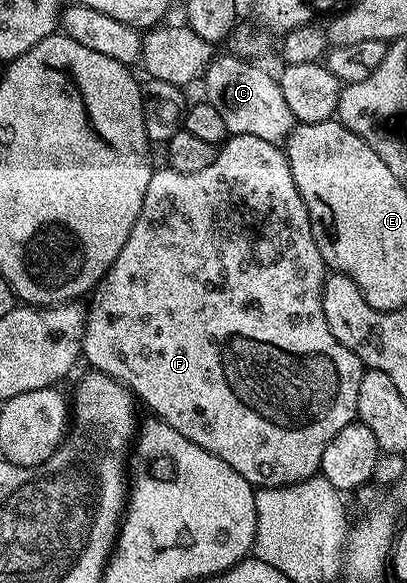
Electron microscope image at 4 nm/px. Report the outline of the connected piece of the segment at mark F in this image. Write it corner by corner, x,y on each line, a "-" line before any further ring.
232,134
226,142
218,147
213,164
209,164
209,168
203,169
202,172
189,172
186,174
185,172
173,172
166,169
152,173
149,188
145,188
145,200
141,204
141,212
129,232
129,240
125,240
117,260
113,260
113,264
107,270
107,275
103,277
103,281
95,287
90,295
91,306
89,305
86,309
87,324
83,329
82,357
85,362
87,358
88,364
91,365
88,367
91,367
94,371
108,374
111,378
116,378
118,382
122,382
128,390
138,396
142,405
144,402
155,413
153,415
158,421
169,424
177,432
181,432
181,436
185,436
189,440
193,440
193,444
205,448
205,452
225,460
225,464
229,464
229,468
241,472
241,476
245,476
245,480
249,480
252,486
266,488
268,486
291,486
294,482
304,482
306,478
316,477
320,473
319,465
321,464
321,458
325,456
325,448
329,444
329,440
333,440
333,436
337,436
337,432
341,432
341,428
345,428
350,422
356,421
357,392
361,392
361,380
365,369
363,361
353,352
349,352
349,348
345,348
345,344
341,344
337,340
337,336
333,336
333,332
329,332
329,320
325,320
325,312
323,311
324,277
323,257
315,243
315,237
311,231
309,212
305,208
305,200
293,180
293,172
291,171
291,165
287,162
286,153
276,143
269,140
260,140
258,136

